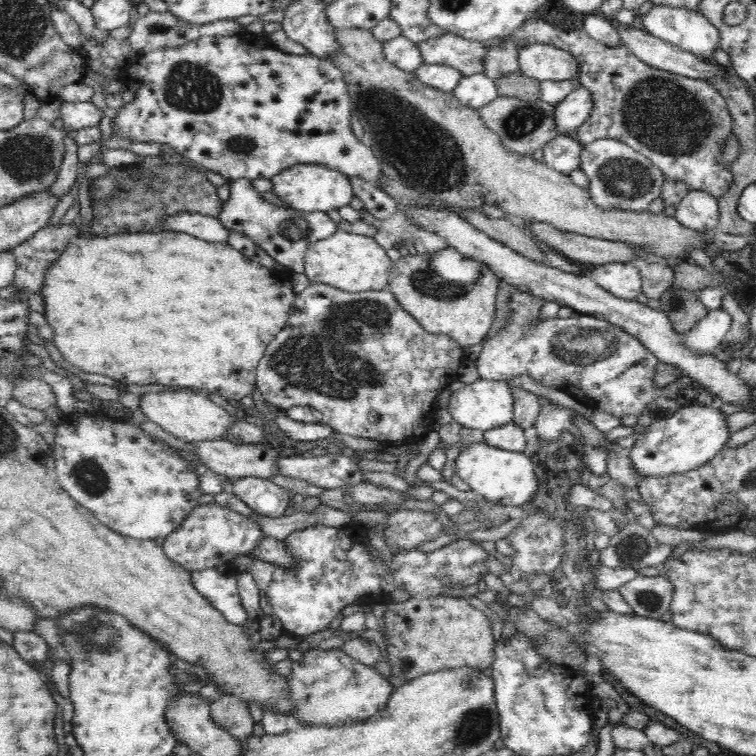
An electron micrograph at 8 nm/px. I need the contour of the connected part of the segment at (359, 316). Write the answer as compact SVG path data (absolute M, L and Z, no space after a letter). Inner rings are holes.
M311 283L295 296L295 301L289 310L286 326L278 332L278 336L266 347L266 352L262 355L262 360L257 366L256 384L268 404L276 405L284 410L293 406L306 405L320 412L323 415L322 423L333 428L334 431L340 432L340 434L379 440L383 445L400 444L408 438L424 437L432 428L436 427L434 414L438 410L438 392L451 382L459 380L460 368L472 365L463 349L464 347L448 335L429 333L424 330L421 324L397 303L394 295L387 288L378 291L344 292L334 286ZM371 410L380 414L377 423L368 421L368 413Z

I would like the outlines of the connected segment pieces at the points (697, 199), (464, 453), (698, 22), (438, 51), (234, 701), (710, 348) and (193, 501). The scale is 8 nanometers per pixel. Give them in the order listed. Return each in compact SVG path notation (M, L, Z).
M692 190L675 205L679 224L708 234L719 226L719 199L709 192Z
M484 441L463 448L456 459L455 470L472 491L476 491L486 501L500 504L506 509L513 506L526 508L538 490L538 476L530 457L522 452L490 446Z
M654 5L648 14L639 17L640 22L642 22L642 28L648 34L674 44L681 50L694 54L694 56L699 56L700 59L713 62L712 54L715 54L715 51L720 48L720 33L718 33L718 29L714 27L710 20L694 10Z
M447 33L418 43L417 46L427 64L442 64L456 68L463 77L485 72L485 59L489 50L483 43Z
M234 695L222 696L210 705L211 719L234 737L249 737L253 734L254 719L248 705Z
M721 308L709 311L707 316L690 330L682 334L686 347L694 353L714 353L716 346L726 341L726 334L731 329L732 317Z
M140 419L126 423L94 424L81 421L75 424L56 424L53 455L57 480L69 496L86 508L103 526L125 537L140 540L166 539L186 520L186 516L200 507L199 477L190 467L190 457L181 450L156 440L140 428Z

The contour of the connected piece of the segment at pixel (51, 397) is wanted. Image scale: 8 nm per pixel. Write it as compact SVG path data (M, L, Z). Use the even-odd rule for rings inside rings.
M31 378L18 381L11 395L25 407L41 411L46 410L48 406L56 405L56 397L51 386L42 379Z

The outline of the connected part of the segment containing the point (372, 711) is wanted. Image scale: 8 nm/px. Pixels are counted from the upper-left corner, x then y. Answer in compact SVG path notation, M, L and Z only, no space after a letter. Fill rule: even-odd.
M319 647L304 651L299 660L293 661L292 670L287 675L289 697L293 702L293 717L303 726L340 726L356 724L374 716L382 710L392 691L393 685L372 666L366 666L354 660L340 649L320 649Z

